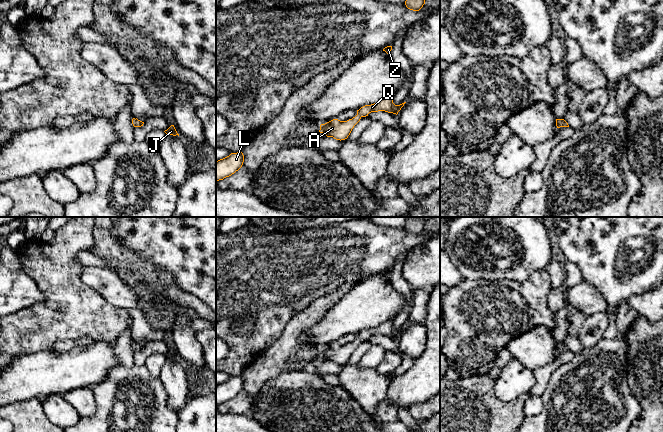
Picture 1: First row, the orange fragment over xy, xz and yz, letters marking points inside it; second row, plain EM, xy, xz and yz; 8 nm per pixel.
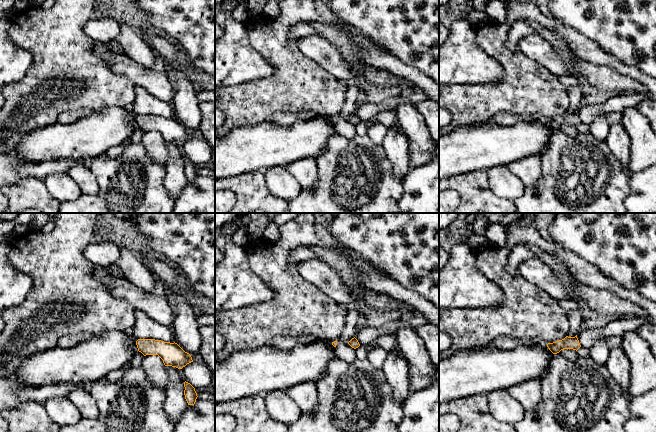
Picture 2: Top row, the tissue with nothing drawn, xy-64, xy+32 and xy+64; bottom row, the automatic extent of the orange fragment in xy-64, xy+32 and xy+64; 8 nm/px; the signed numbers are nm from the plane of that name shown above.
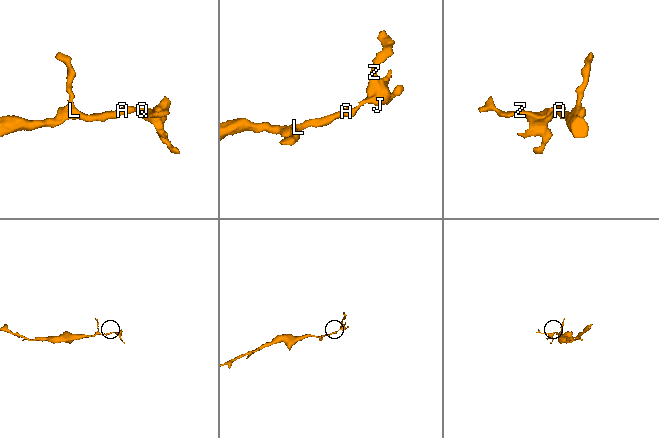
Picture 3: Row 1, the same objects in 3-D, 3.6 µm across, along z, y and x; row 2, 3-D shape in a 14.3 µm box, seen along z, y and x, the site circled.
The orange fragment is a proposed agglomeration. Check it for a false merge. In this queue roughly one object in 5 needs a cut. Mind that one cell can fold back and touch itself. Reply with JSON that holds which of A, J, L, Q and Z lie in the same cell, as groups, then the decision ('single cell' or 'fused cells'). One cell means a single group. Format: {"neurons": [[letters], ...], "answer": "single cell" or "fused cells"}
{"neurons": [["A", "J", "L", "Q", "Z"]], "answer": "single cell"}

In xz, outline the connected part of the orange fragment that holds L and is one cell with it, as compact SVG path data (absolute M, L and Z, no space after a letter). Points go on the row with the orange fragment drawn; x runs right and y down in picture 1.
M242 152L231 153L229 156L216 161L216 181L223 180L238 171L244 162Z

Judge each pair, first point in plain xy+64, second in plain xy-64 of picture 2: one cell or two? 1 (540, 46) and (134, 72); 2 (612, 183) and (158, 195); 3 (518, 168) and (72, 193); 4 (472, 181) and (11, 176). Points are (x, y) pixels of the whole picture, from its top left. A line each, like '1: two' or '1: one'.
1: one
2: one
3: two
4: two

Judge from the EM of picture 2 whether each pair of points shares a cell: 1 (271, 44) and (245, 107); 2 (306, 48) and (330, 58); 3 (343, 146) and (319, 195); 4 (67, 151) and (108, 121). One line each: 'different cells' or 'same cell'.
1: same cell
2: same cell
3: same cell
4: same cell

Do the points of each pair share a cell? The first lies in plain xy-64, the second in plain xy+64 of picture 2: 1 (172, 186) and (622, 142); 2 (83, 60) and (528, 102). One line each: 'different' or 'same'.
1: same
2: same

